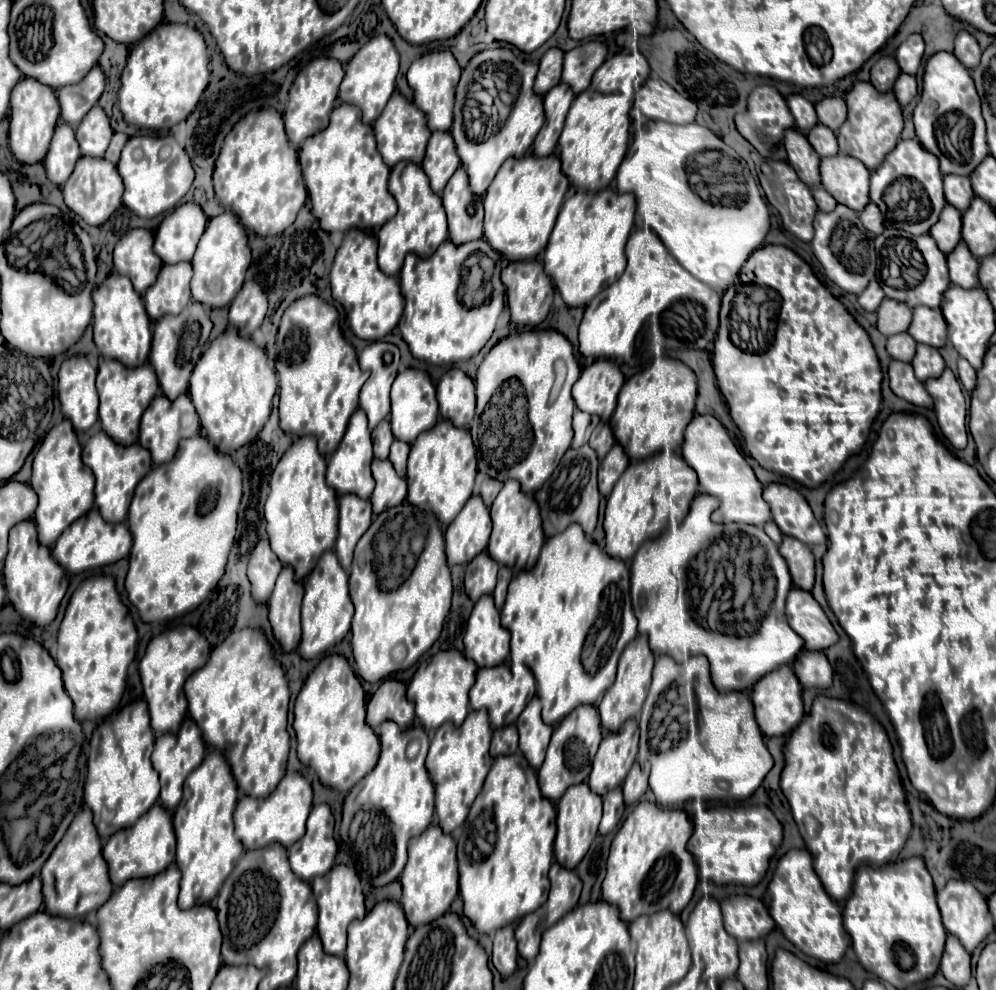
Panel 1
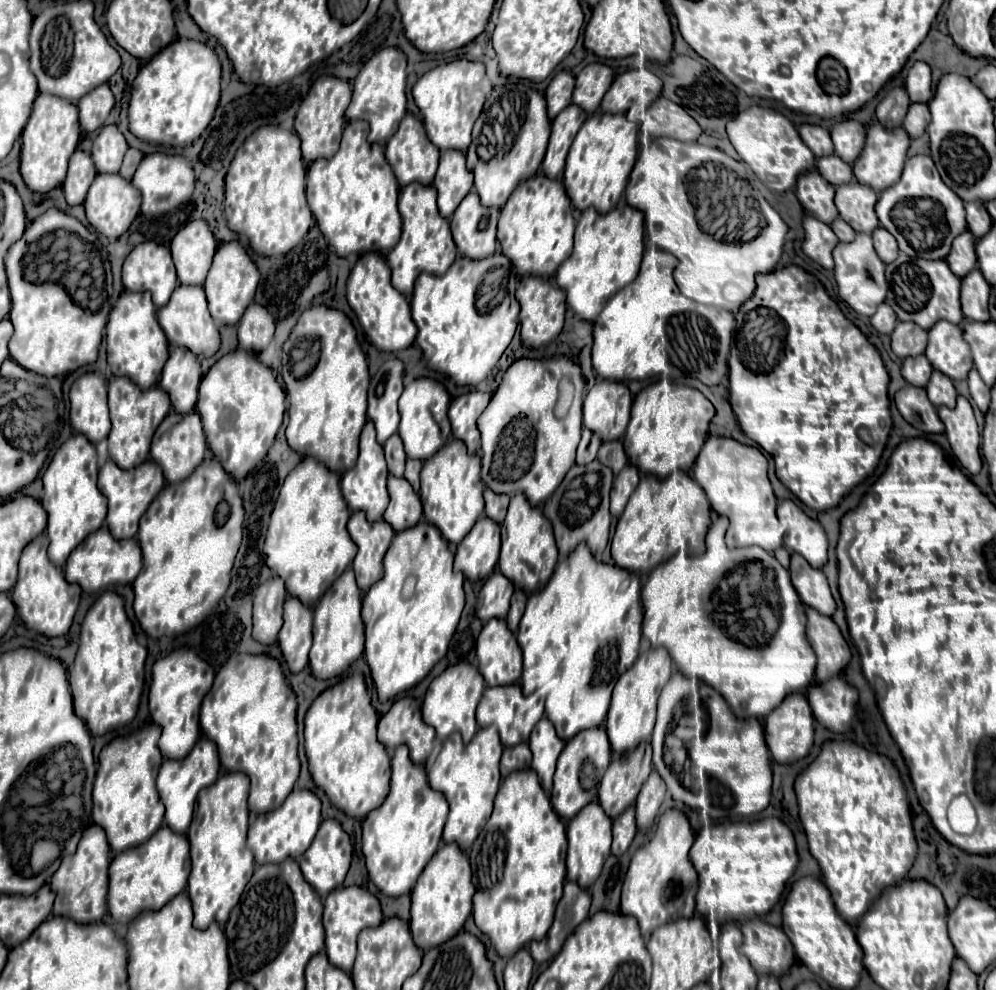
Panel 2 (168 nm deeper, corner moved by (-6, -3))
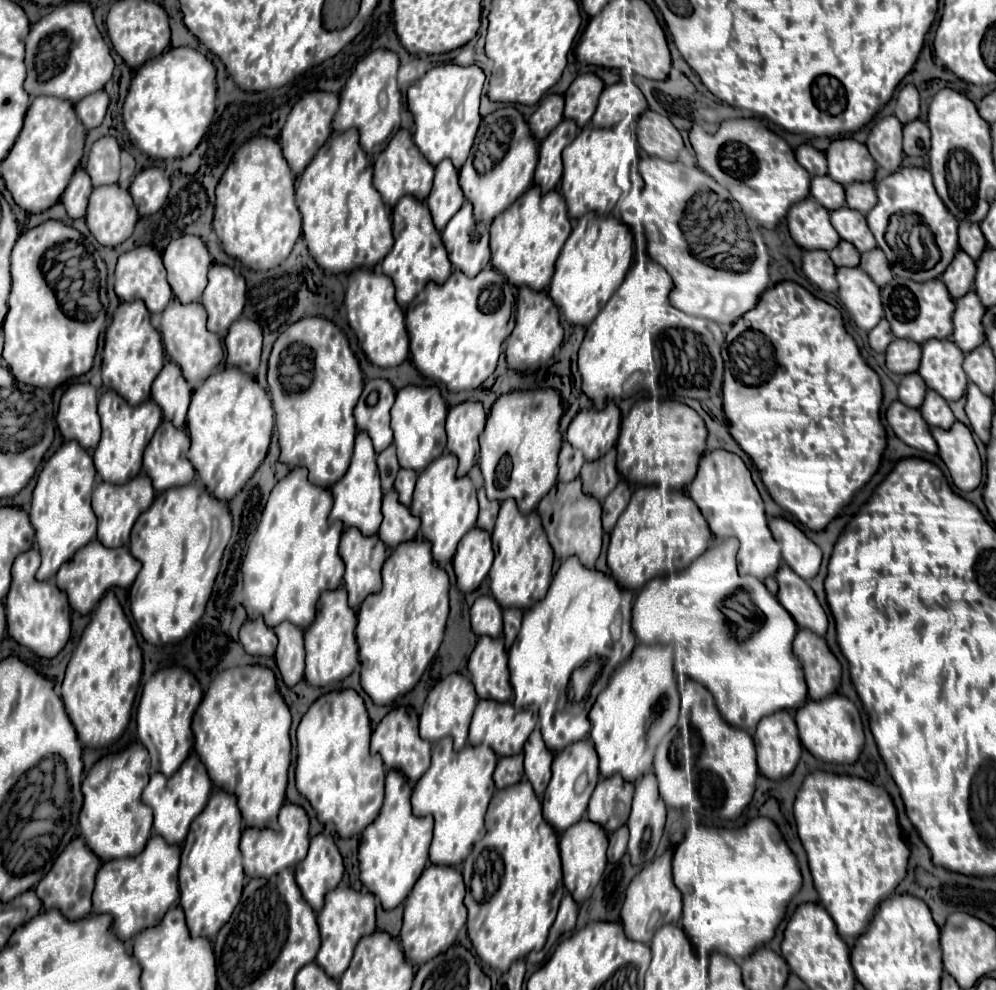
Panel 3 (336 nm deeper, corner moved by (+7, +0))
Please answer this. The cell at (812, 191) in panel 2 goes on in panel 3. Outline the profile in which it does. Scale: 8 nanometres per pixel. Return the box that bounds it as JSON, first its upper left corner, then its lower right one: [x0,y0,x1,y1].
[787,196,839,250]

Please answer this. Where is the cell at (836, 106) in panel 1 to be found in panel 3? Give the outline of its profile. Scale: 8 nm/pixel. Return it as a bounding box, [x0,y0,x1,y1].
[825,138,877,184]

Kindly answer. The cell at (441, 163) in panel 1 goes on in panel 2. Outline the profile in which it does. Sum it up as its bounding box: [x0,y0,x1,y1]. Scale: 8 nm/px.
[434,151,474,219]

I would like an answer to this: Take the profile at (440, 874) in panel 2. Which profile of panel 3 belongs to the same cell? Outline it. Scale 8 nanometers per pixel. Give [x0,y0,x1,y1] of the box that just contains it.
[399,864,467,964]

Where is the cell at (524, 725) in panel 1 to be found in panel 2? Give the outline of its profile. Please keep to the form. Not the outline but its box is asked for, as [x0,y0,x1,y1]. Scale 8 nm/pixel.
[528,717,564,793]

